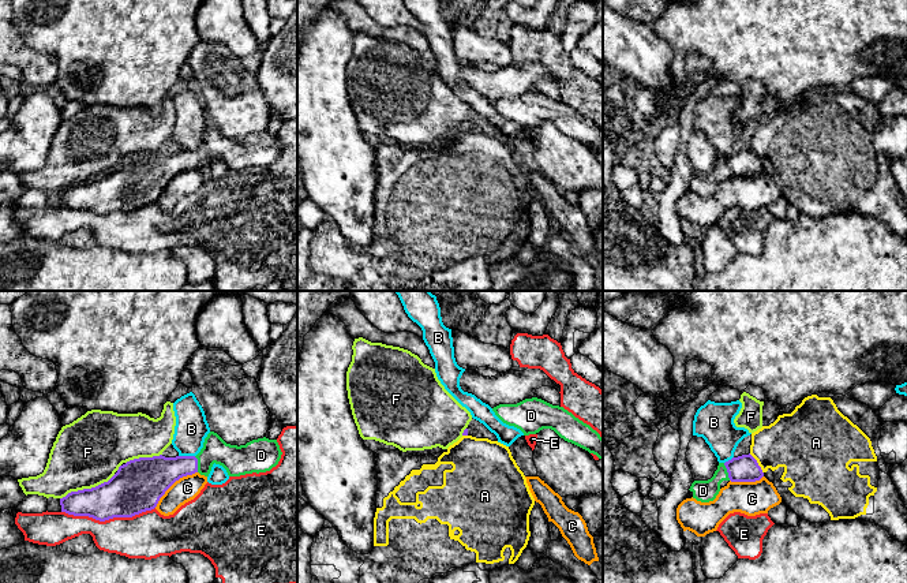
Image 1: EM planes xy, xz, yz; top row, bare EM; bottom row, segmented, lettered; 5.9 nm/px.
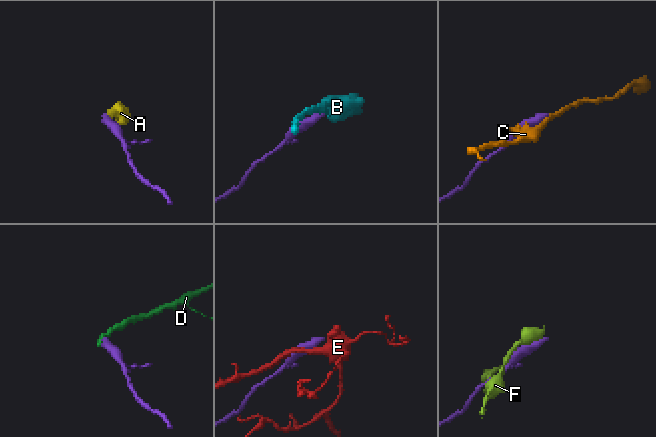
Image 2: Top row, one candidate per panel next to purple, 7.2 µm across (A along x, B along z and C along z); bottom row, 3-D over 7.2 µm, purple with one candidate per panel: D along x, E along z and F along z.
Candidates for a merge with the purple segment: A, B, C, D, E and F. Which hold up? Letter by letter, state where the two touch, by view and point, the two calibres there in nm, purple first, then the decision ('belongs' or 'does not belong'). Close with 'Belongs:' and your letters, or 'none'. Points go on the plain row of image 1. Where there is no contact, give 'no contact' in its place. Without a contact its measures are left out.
A: yz (757, 157) | 160/320 nm | does not belong
B: xy (187, 150) | 240/200 nm | does not belong
C: xy (173, 176) | 300/140 nm | does not belong
D: yz (727, 165) | 160/130 nm | belongs
E: xy (108, 213) | 300/280 nm | does not belong
F: xy (87, 183) | 280/400 nm | does not belong
Belongs: D

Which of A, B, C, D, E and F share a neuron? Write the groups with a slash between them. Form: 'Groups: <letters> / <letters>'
Groups: A / B / C / D / E / F

